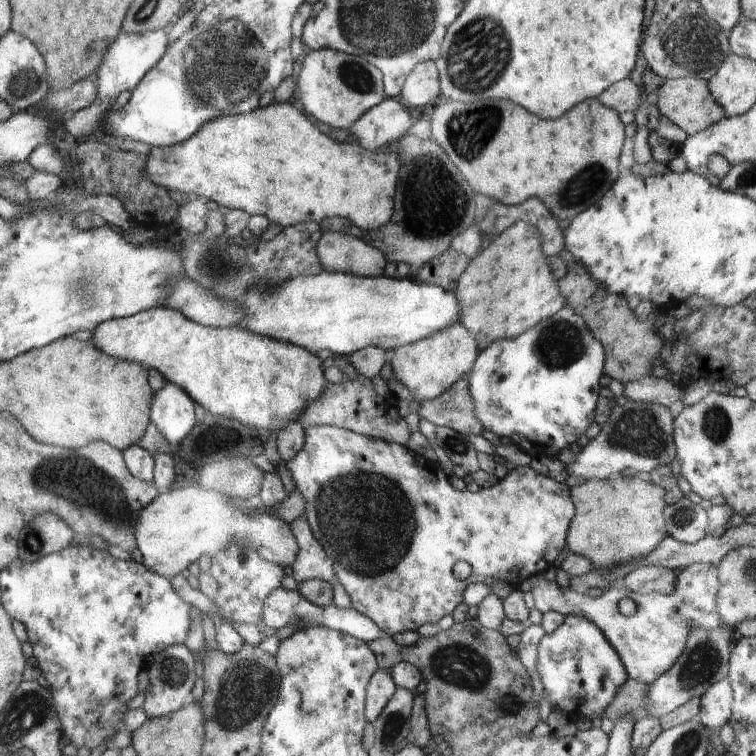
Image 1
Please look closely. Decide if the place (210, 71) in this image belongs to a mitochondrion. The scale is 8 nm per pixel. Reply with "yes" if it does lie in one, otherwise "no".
yes

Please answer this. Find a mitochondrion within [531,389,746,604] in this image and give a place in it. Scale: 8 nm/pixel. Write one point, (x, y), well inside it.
(638, 431)

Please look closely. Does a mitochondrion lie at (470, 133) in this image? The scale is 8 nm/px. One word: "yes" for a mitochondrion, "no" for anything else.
yes

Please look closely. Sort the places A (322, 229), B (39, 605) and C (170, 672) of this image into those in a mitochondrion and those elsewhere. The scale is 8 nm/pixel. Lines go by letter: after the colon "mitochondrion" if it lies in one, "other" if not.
A: other
B: other
C: mitochondrion

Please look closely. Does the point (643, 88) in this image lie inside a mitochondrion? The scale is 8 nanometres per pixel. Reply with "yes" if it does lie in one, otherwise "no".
no

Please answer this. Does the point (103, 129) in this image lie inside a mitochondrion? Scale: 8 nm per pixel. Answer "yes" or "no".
no

